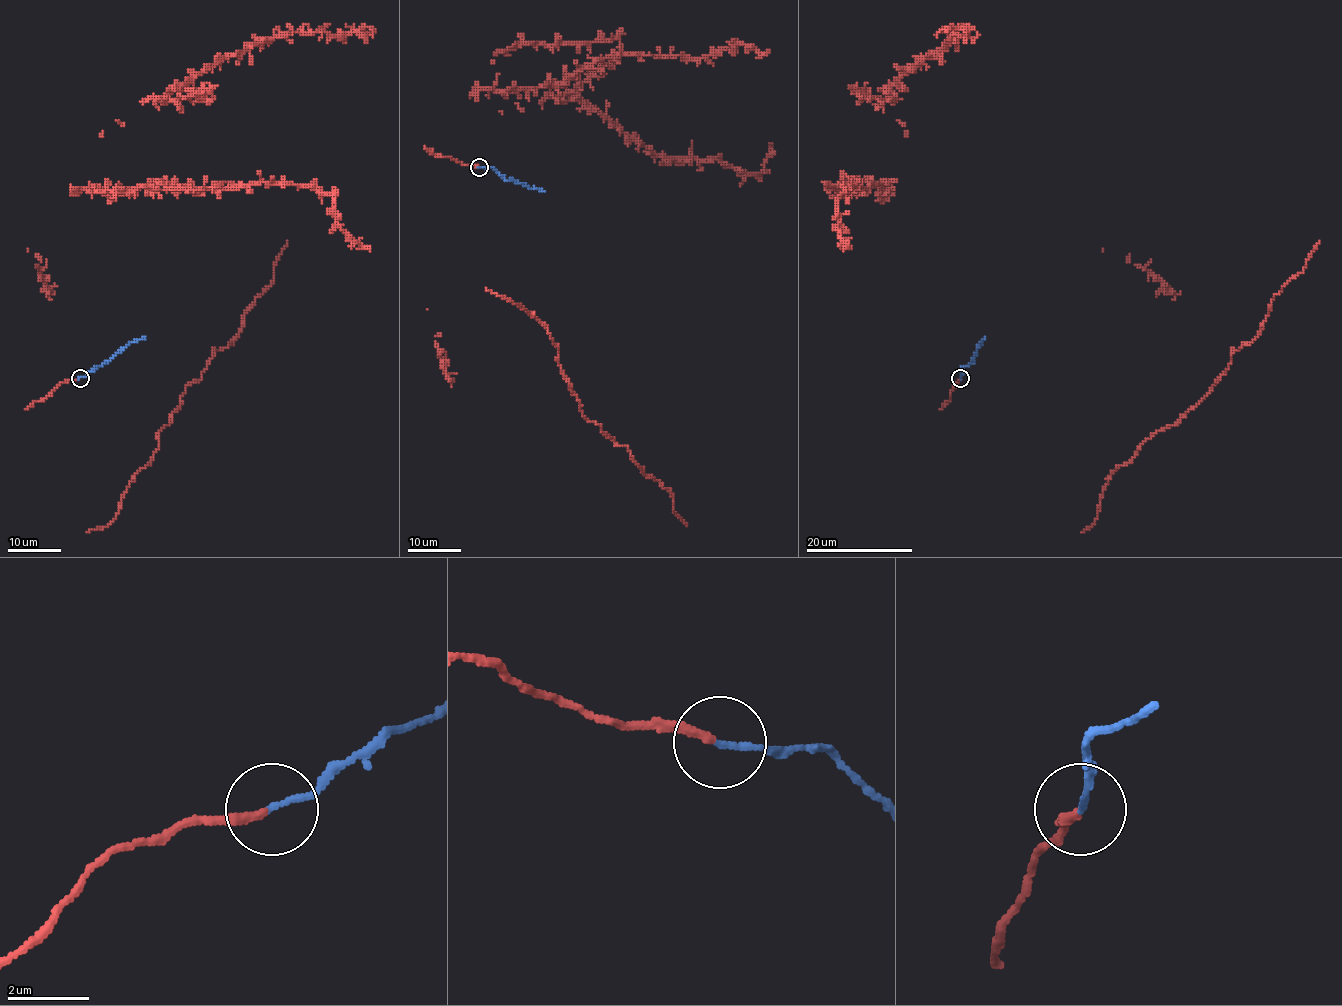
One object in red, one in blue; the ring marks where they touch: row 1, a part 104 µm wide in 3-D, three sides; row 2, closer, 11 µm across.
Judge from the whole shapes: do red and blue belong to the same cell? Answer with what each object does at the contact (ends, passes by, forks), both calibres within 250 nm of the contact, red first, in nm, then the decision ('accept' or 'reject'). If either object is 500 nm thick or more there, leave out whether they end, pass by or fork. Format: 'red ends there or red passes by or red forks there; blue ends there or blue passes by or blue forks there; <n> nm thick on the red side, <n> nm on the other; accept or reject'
red ends there; blue ends there; 220 nm thick on the red side, 140 nm on the other; accept

